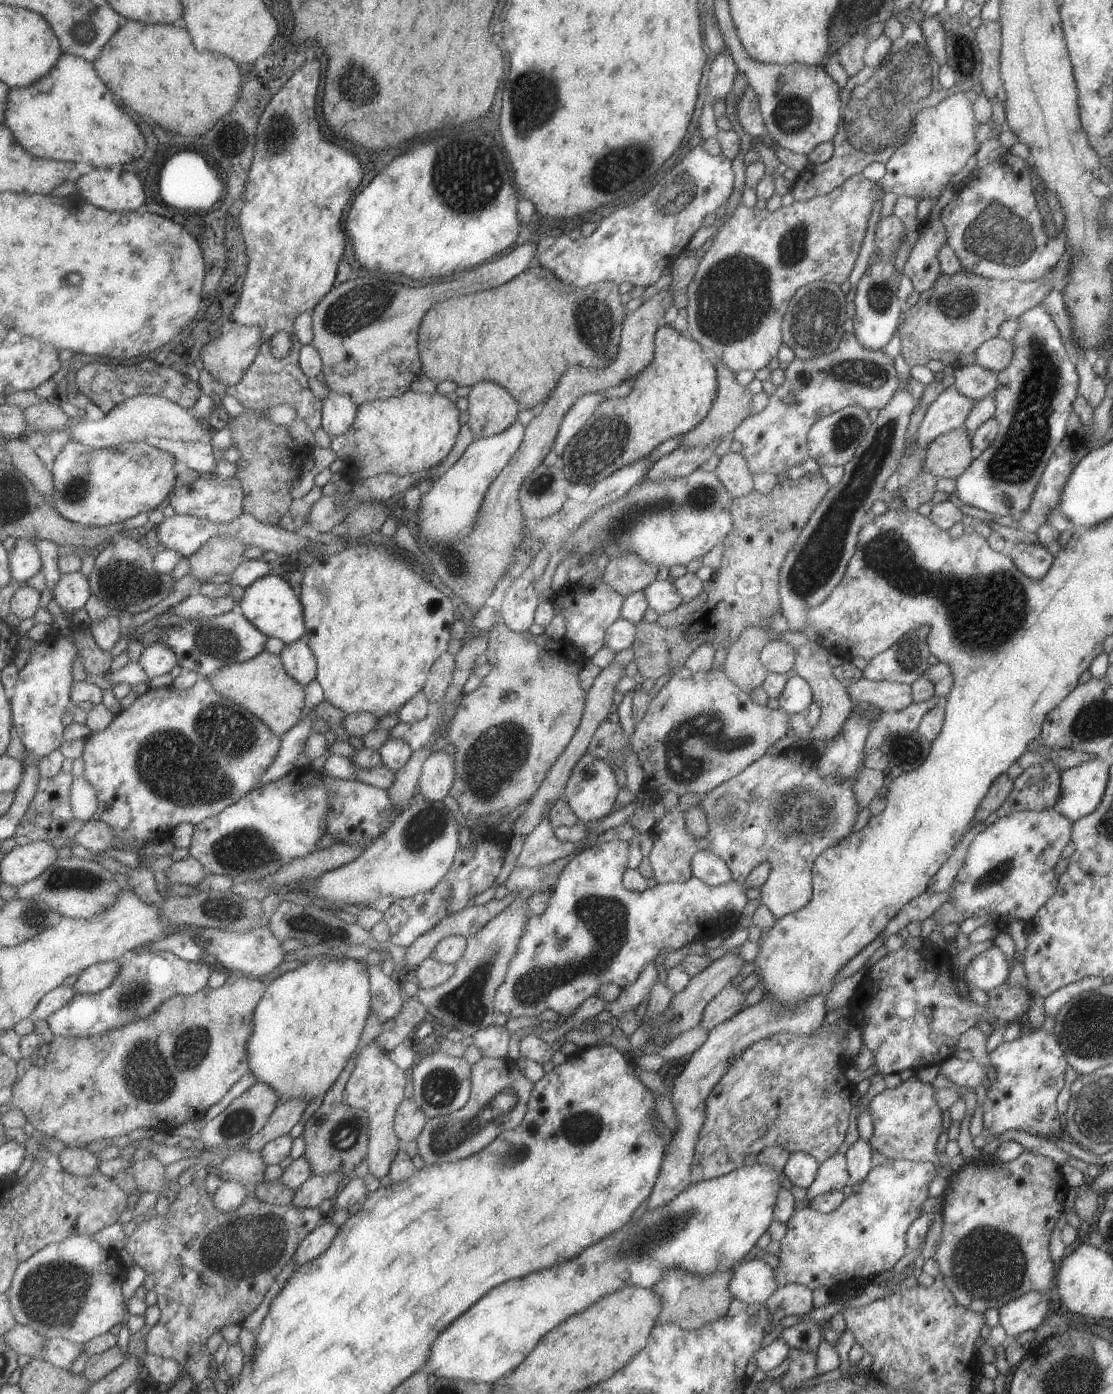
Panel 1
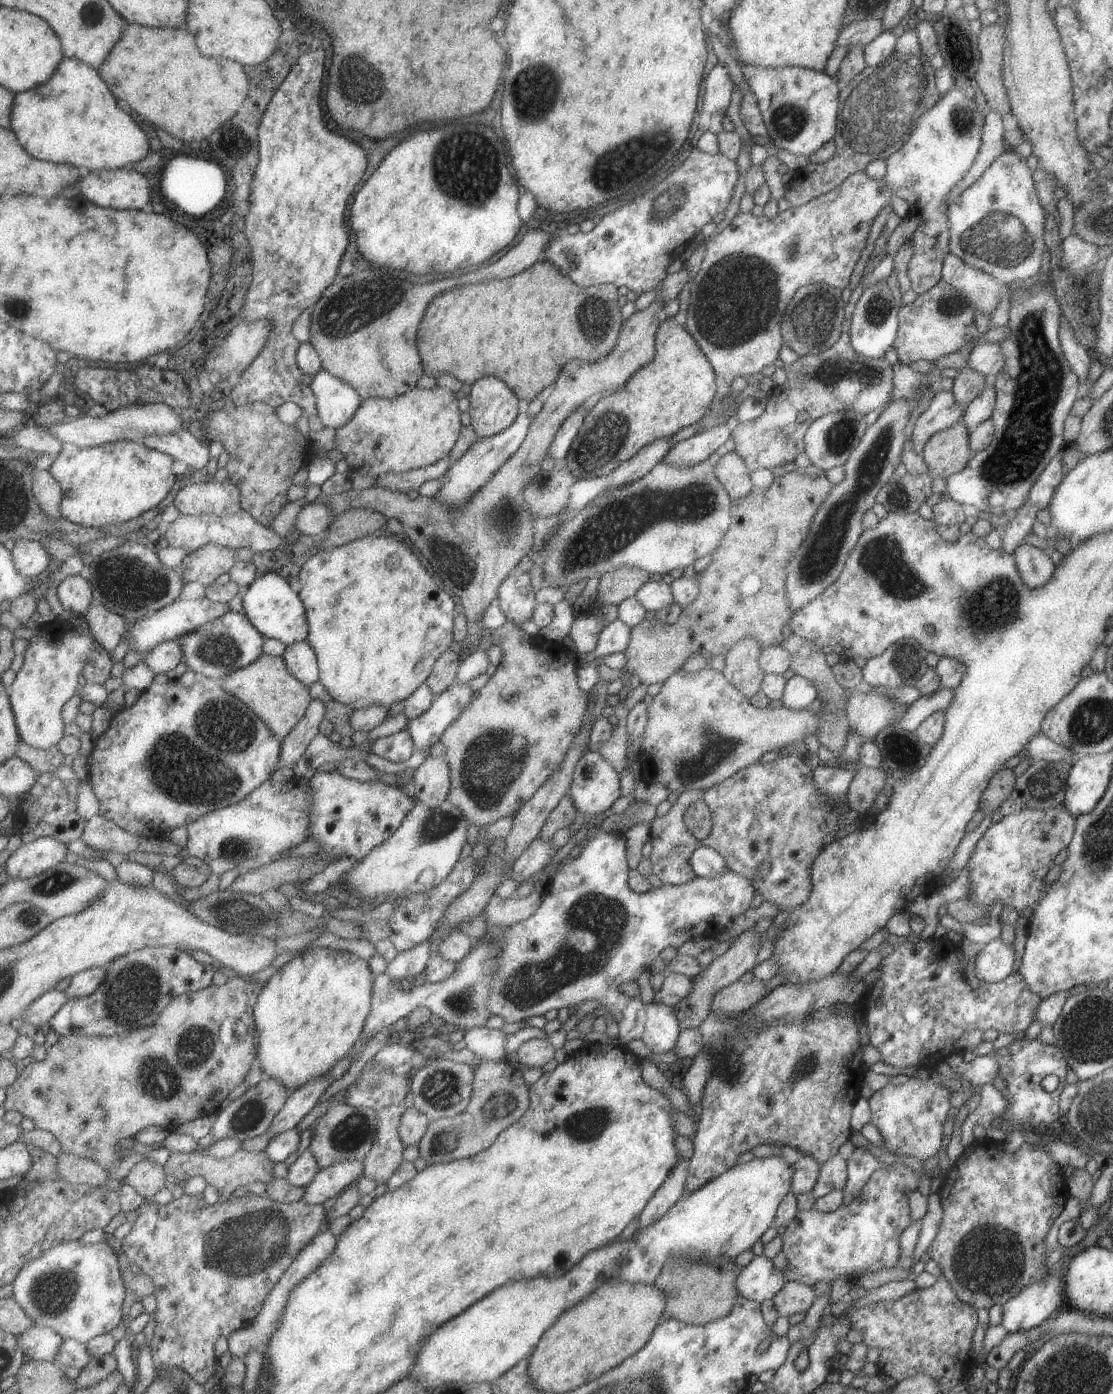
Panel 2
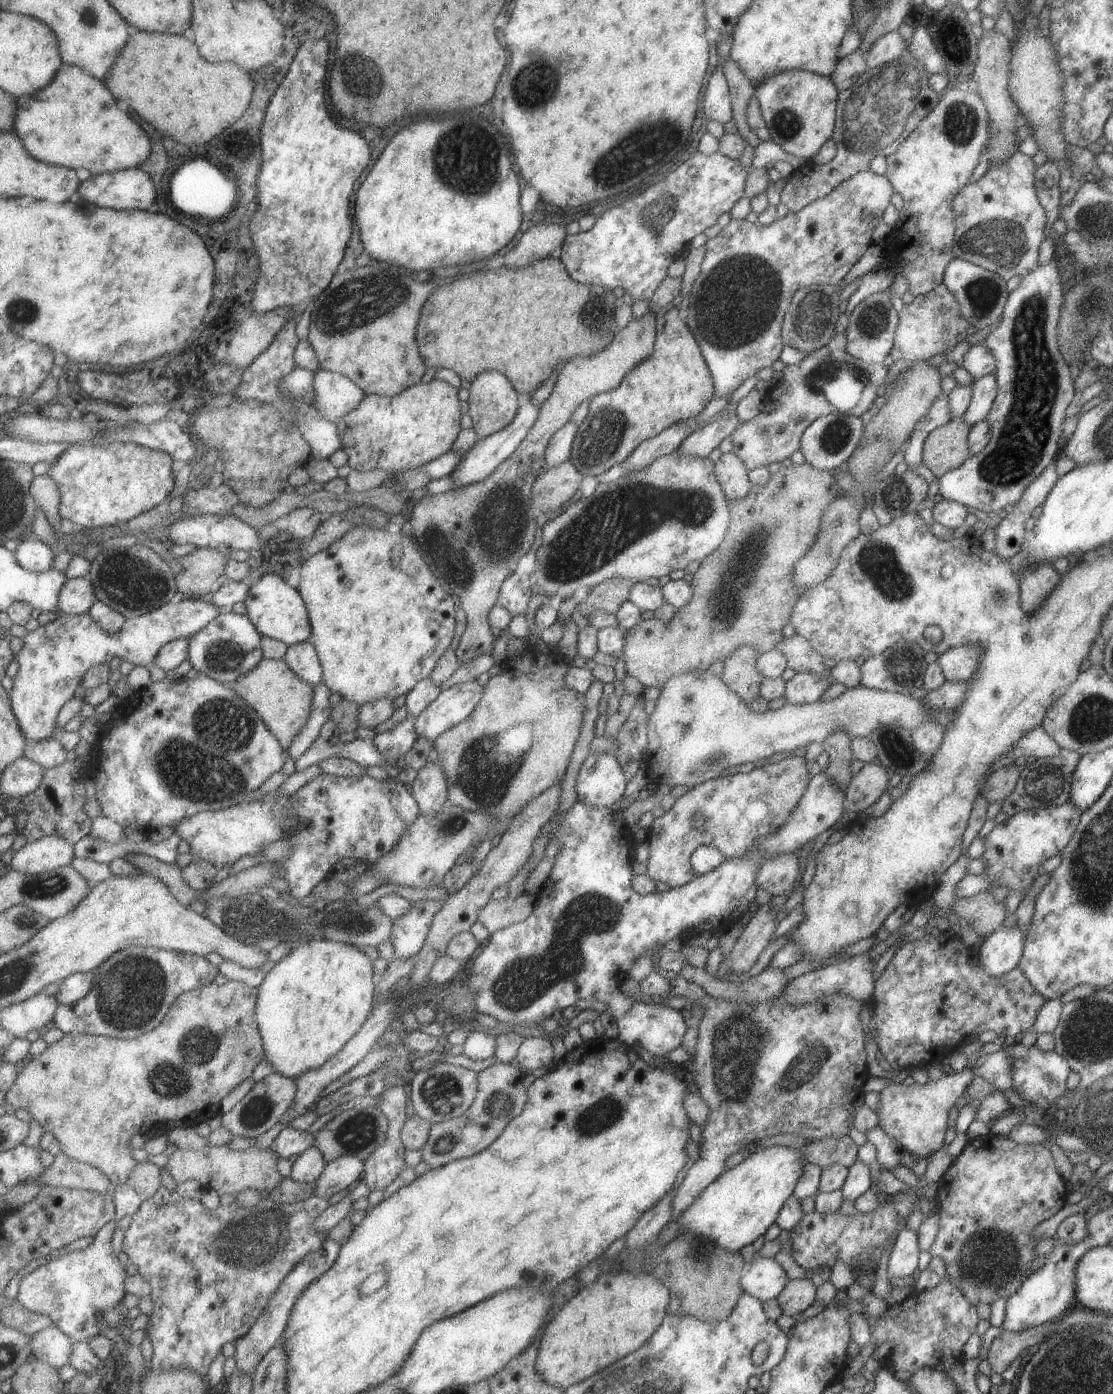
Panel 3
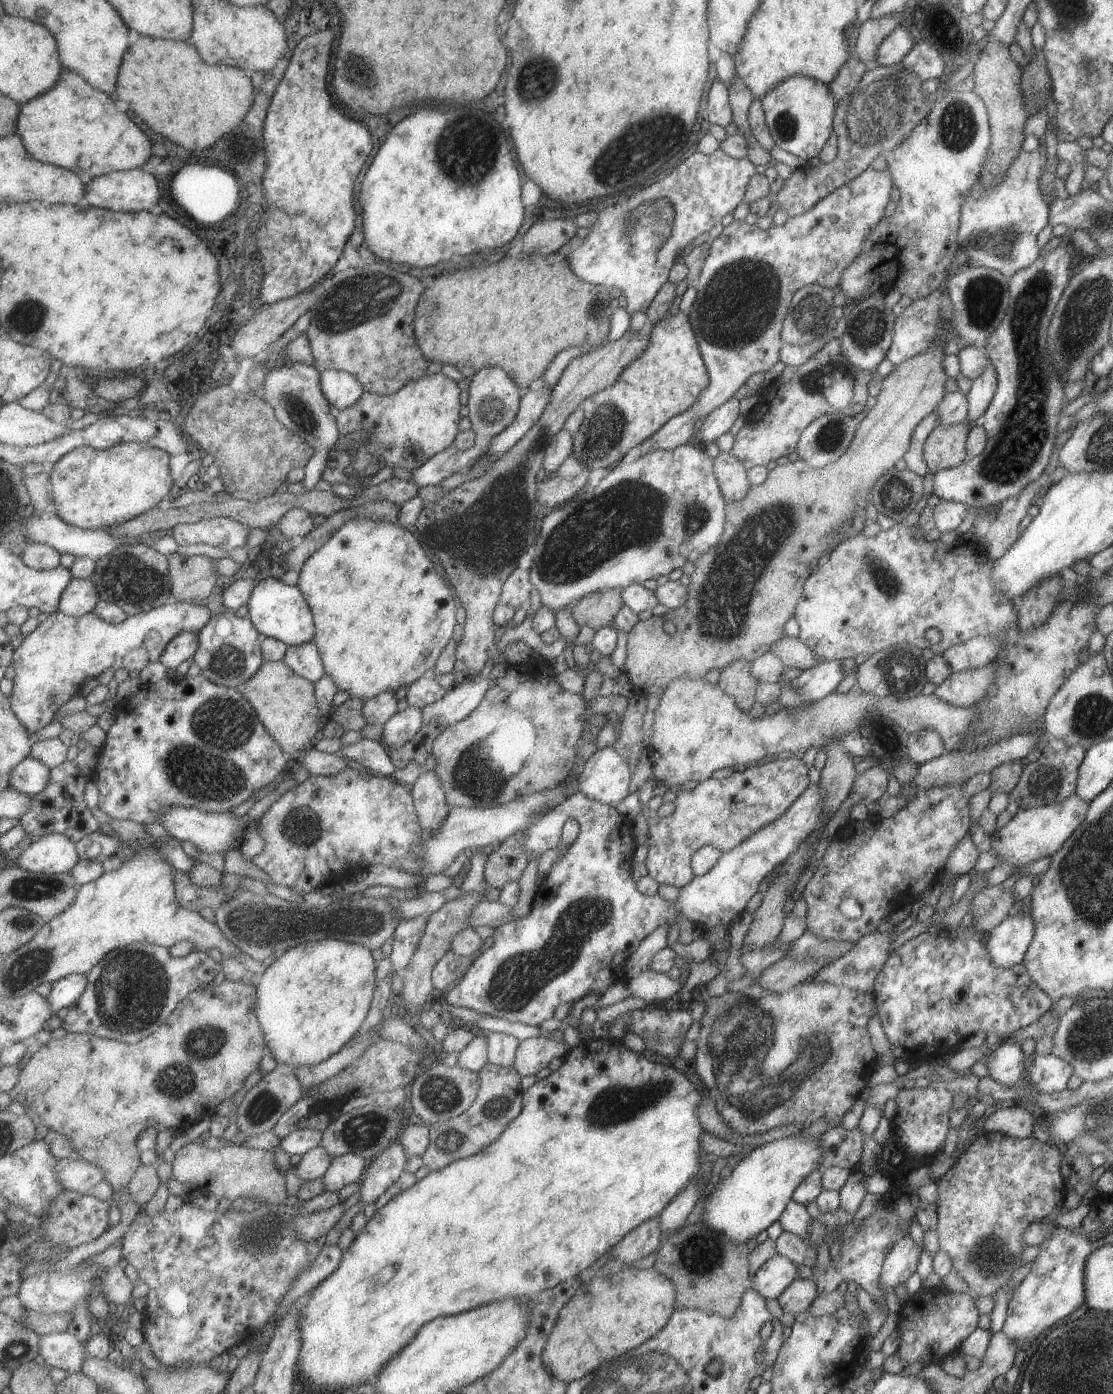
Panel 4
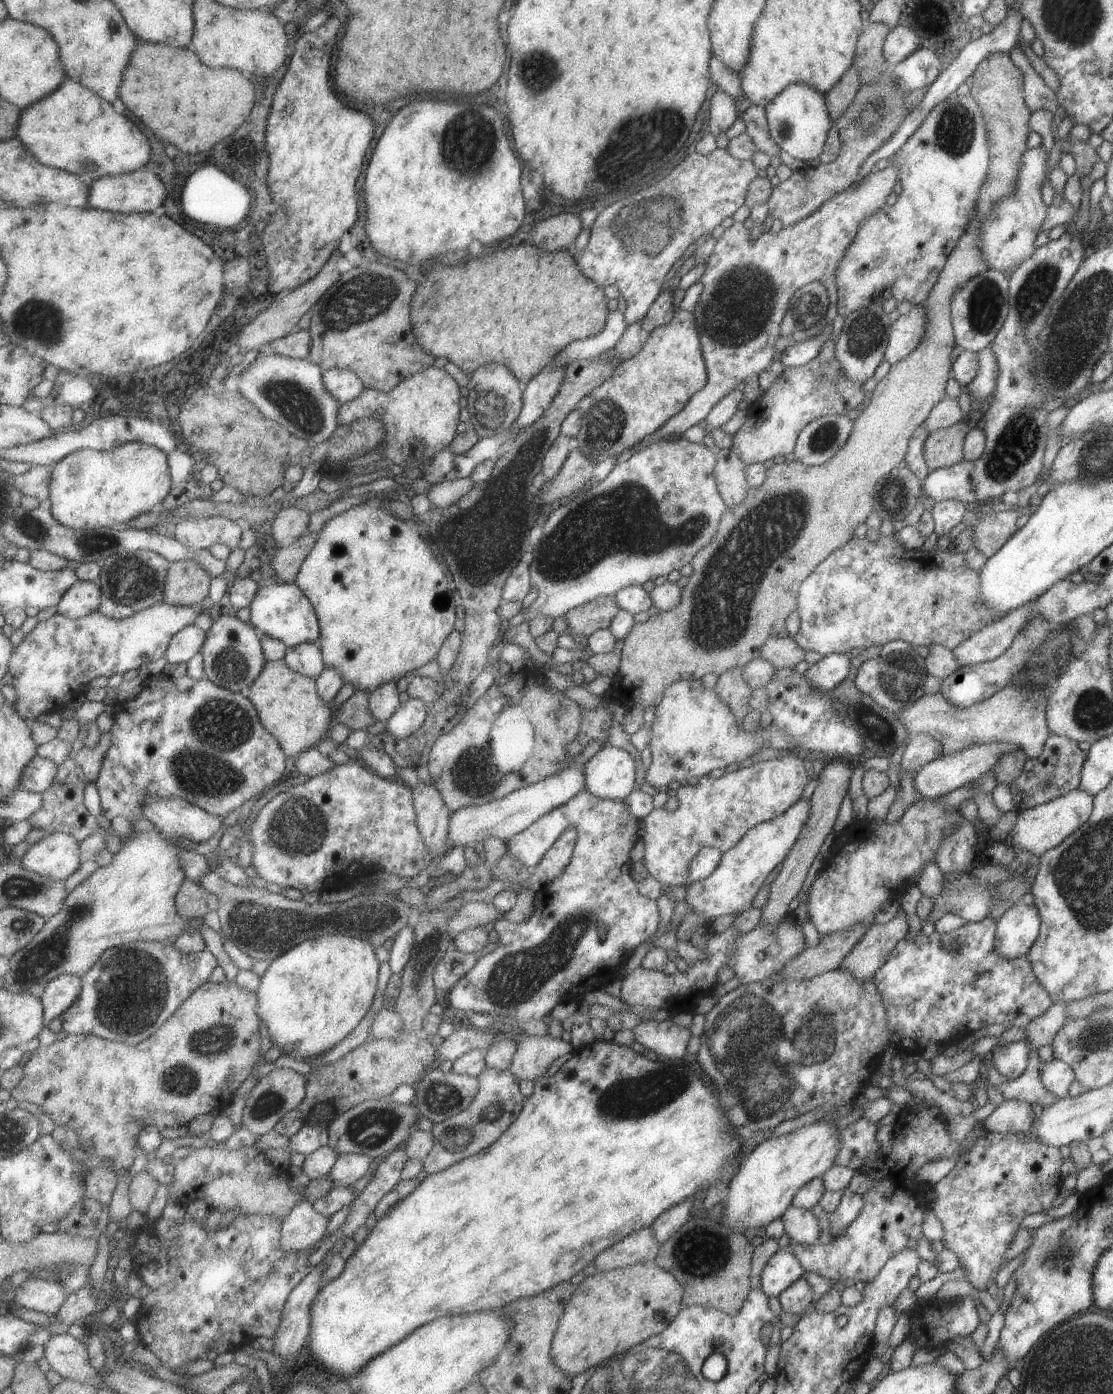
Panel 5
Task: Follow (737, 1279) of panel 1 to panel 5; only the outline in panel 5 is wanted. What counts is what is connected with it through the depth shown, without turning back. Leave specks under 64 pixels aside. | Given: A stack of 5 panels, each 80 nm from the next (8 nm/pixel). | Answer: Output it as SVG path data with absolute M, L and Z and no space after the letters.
M779 1248L767 1260L760 1274L760 1288L768 1298L777 1296L783 1289L793 1284L803 1273L800 1262L790 1253L790 1249Z

